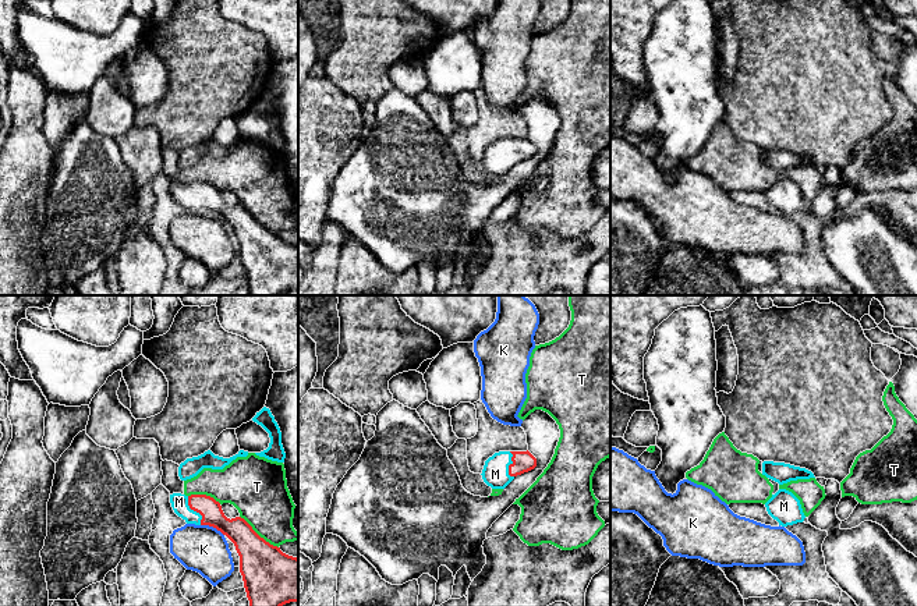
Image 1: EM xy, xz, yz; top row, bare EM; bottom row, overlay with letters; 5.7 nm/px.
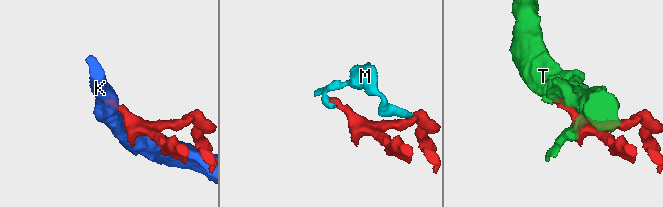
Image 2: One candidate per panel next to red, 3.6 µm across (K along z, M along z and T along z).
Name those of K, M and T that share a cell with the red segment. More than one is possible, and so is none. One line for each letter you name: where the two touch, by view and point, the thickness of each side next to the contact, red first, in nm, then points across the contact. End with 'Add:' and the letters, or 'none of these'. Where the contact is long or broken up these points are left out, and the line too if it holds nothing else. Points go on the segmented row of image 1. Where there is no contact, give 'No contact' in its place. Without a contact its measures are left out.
M: Touches red at xy (194, 510). Thickness 130 nm (red) against 100 nm. Path across: xy (211, 510), (194, 510), (179, 502)
Add: M

